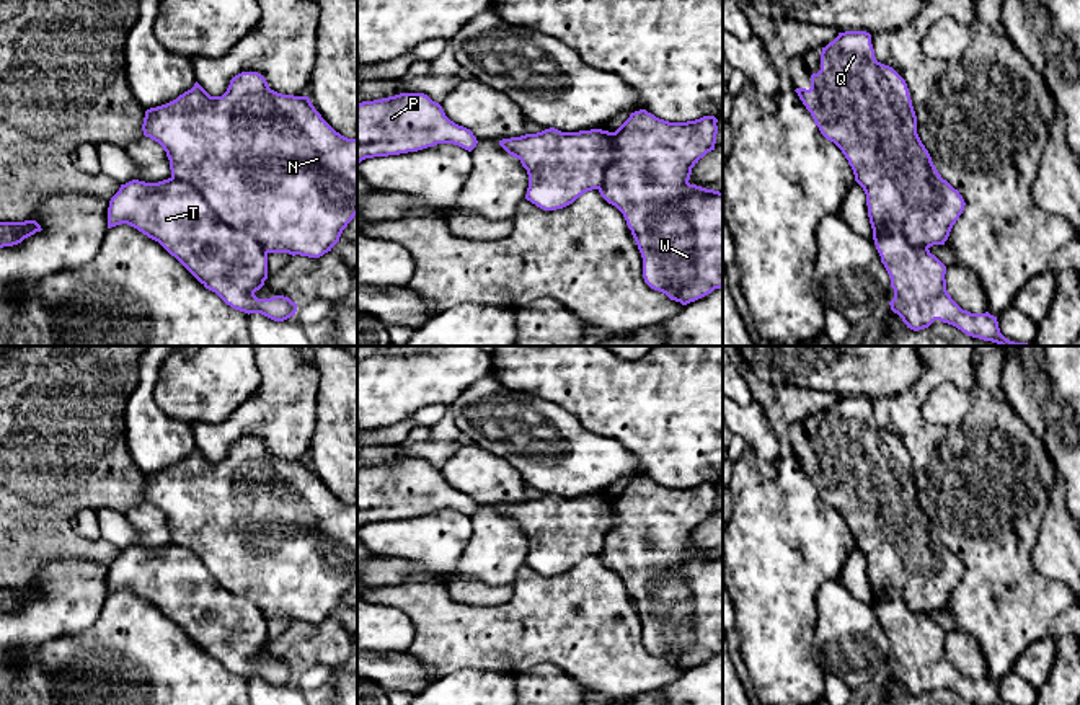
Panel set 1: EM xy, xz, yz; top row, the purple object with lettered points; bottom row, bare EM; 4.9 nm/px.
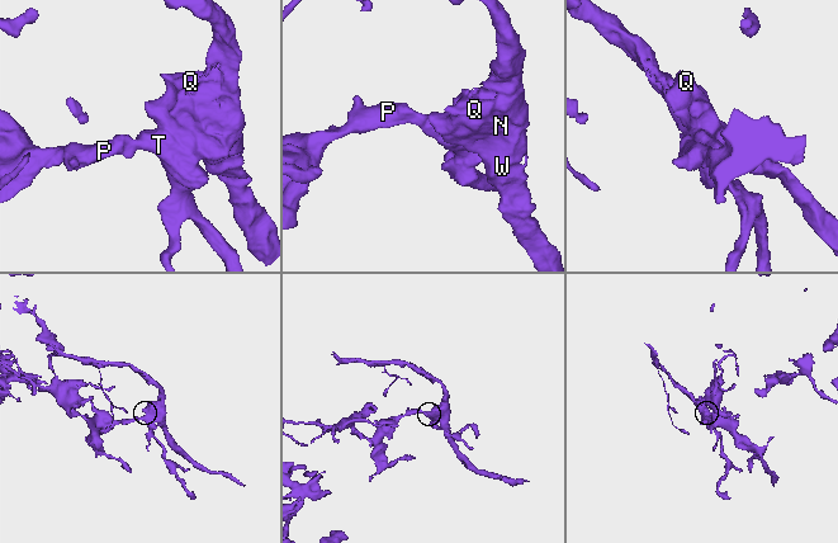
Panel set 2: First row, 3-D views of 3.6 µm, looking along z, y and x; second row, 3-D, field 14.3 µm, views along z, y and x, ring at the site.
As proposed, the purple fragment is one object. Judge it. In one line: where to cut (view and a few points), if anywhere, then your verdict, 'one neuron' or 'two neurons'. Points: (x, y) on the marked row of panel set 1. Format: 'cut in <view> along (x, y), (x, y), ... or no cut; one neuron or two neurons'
cut in xy along (172, 175), (186, 181), (225, 224), (247, 230), (268, 252); two neurons

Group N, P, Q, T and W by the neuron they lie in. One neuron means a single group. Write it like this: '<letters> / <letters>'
N Q W / P T

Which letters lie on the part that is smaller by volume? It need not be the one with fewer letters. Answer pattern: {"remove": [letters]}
{"remove": ["N", "Q", "W"]}

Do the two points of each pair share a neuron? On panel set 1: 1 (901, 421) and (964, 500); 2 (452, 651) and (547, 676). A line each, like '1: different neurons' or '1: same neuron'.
1: same neuron
2: different neurons

